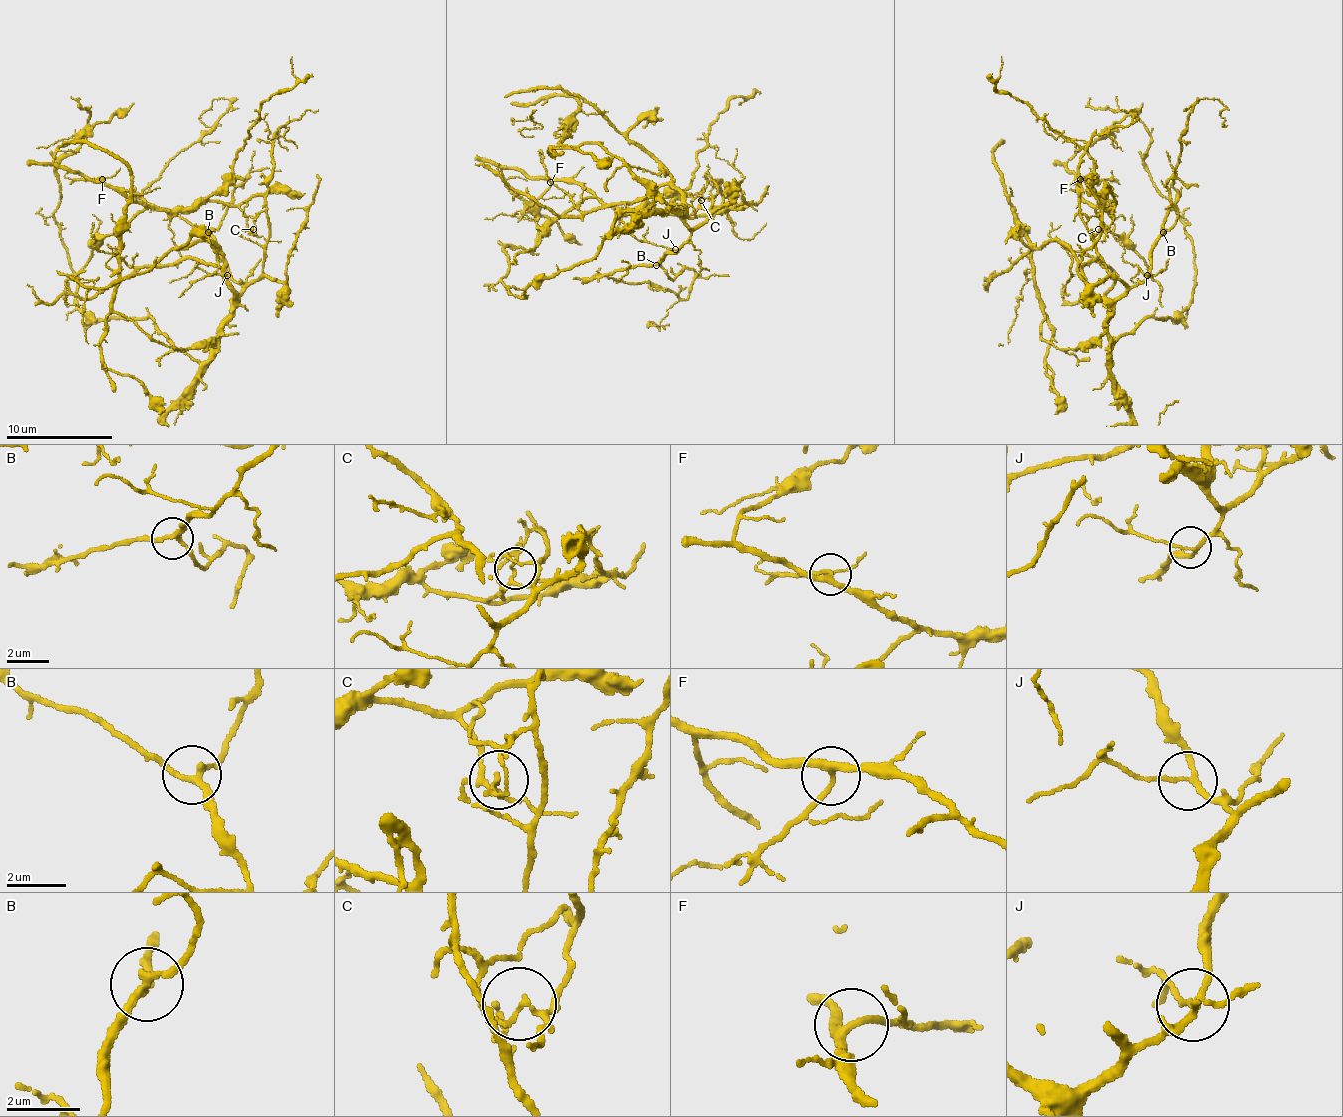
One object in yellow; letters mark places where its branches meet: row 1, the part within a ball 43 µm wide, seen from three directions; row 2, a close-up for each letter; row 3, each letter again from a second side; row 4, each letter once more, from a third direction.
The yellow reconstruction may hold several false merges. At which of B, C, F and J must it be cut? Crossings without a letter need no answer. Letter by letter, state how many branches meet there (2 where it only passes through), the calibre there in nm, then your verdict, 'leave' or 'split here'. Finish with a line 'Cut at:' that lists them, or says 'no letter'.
B: branches 3; calibre 200 nm; leave
C: branches 4; calibre 110 nm; split here
F: branches 3; calibre 240 nm; leave
J: branches 3; calibre 150 nm; leave
Cut at: C

